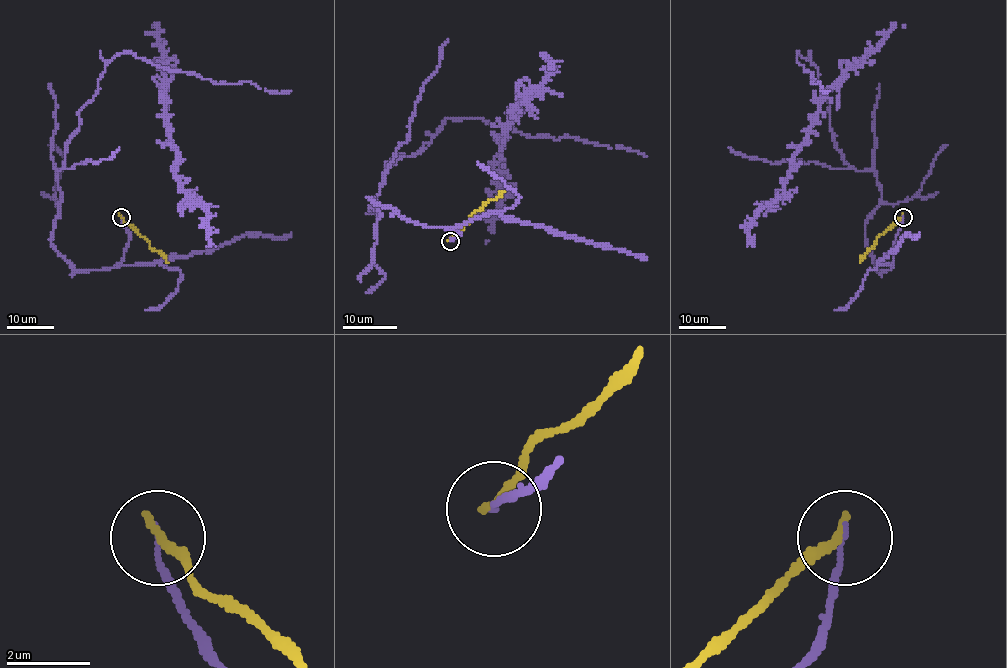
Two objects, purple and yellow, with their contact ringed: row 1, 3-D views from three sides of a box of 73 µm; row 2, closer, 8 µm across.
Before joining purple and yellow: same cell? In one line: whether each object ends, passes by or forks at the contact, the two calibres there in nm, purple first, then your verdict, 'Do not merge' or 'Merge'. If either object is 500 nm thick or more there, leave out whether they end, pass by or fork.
At the ring purple ends. At the ring yellow ends. Thickness 120 nm (purple) against 220 nm. Do not merge

